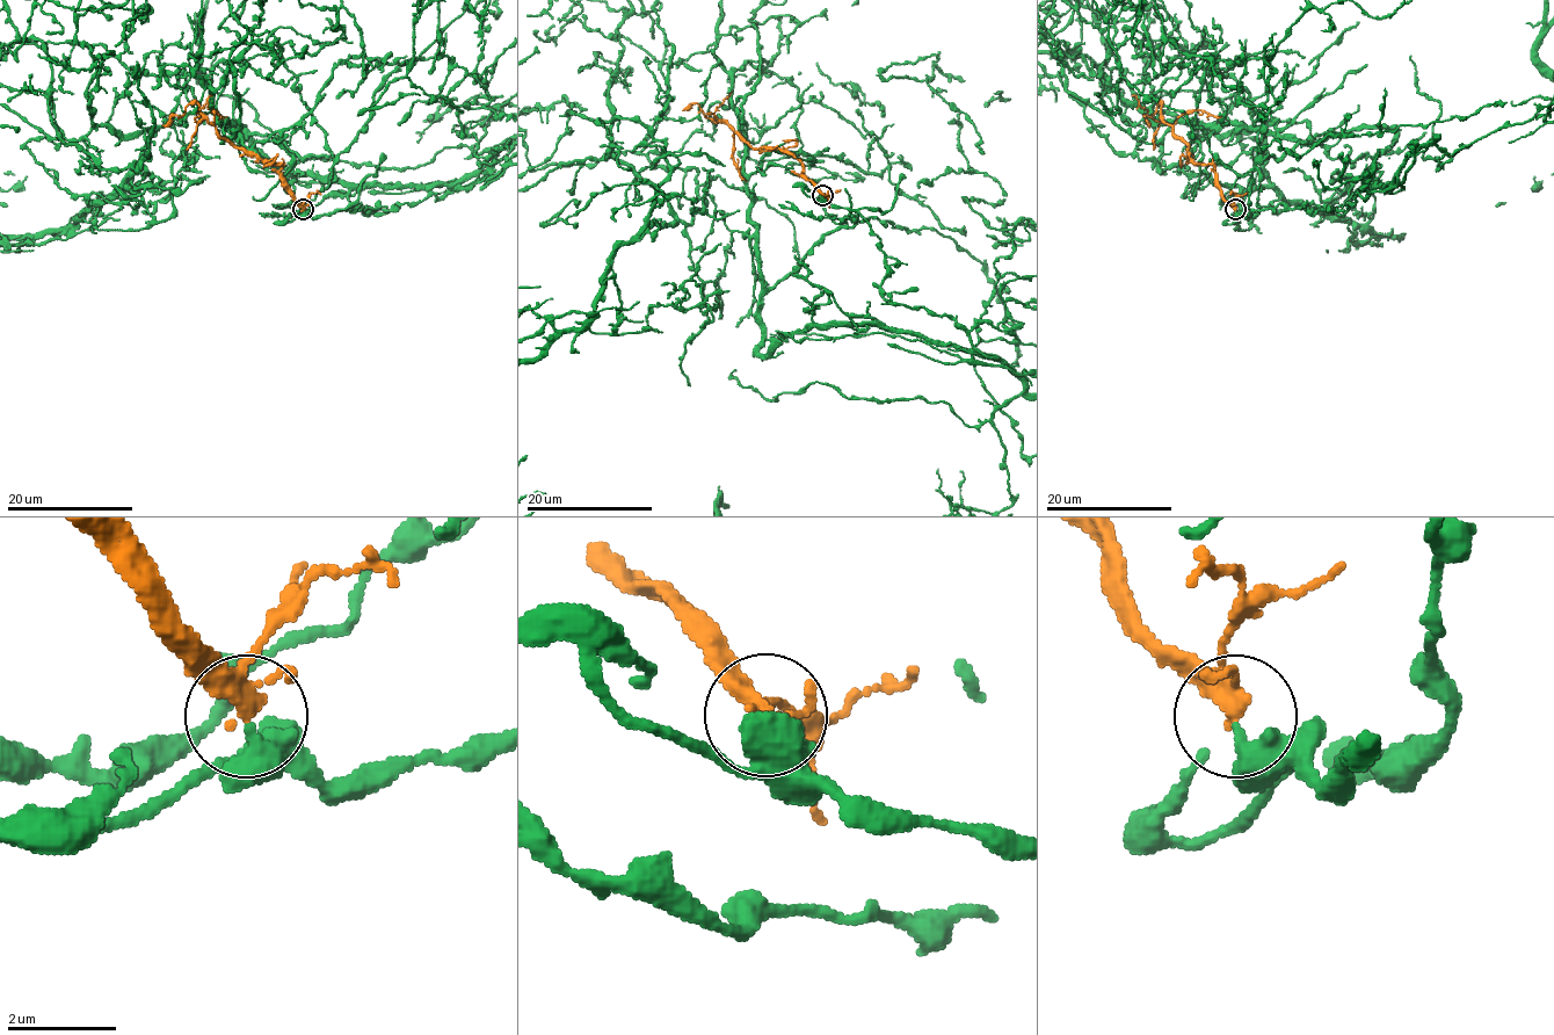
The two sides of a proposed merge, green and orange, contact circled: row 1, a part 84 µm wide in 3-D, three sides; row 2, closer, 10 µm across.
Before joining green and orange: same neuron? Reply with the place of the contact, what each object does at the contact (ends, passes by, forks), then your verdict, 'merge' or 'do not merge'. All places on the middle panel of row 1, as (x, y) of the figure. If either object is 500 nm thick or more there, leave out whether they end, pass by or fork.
(822, 195) | green ends | orange forks | do not merge

